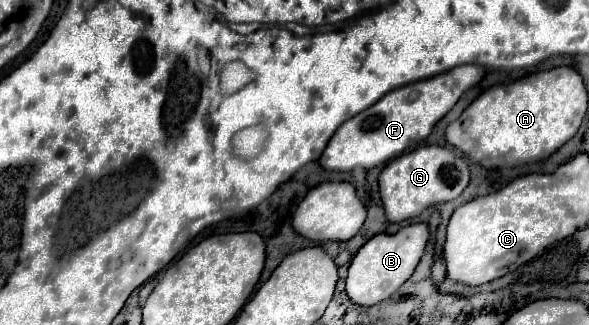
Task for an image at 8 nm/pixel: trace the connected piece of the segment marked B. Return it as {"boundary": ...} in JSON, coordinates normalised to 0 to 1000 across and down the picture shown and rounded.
{"boundary":[[[722,683],[681,702],[674,720],[640,720],[603,782],[589,843],[589,911],[613,942],[633,942],[664,917],[684,868],[705,837],[728,738],[728,695]]]}

